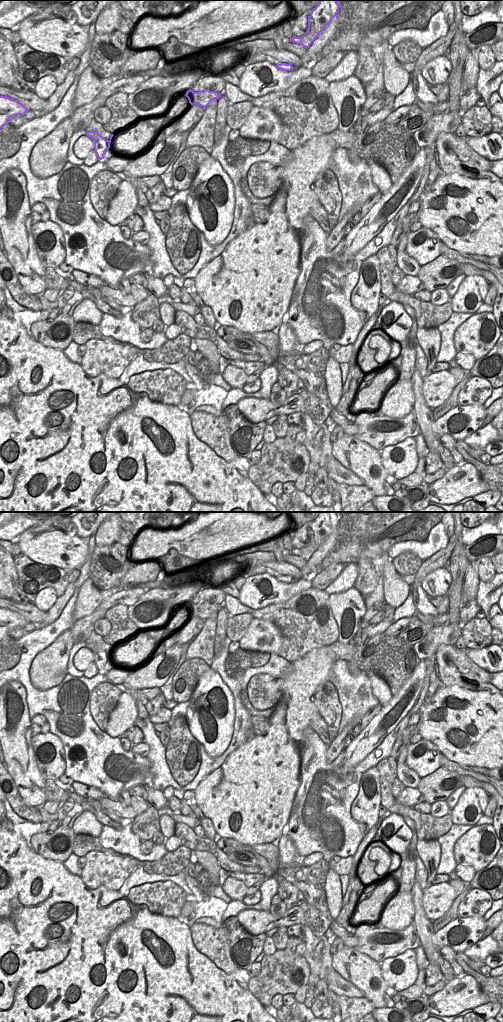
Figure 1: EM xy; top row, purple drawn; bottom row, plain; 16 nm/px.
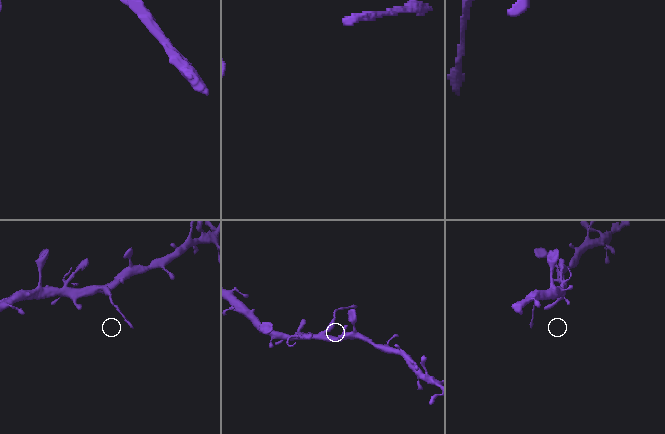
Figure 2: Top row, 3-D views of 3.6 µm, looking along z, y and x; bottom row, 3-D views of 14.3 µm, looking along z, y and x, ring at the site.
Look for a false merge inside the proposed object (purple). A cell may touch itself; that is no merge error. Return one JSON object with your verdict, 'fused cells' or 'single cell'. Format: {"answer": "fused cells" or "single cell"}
{"answer": "single cell"}

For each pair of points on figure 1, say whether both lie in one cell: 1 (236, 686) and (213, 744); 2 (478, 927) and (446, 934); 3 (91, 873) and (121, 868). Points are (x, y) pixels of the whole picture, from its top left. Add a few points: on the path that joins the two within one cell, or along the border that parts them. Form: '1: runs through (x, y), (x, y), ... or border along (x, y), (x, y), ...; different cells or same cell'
1: border along (220, 675), (220, 678), (233, 697), (233, 719); different cells
2: runs through (470, 929), (453, 931); same cell
3: runs through (98, 871), (114, 870); same cell

